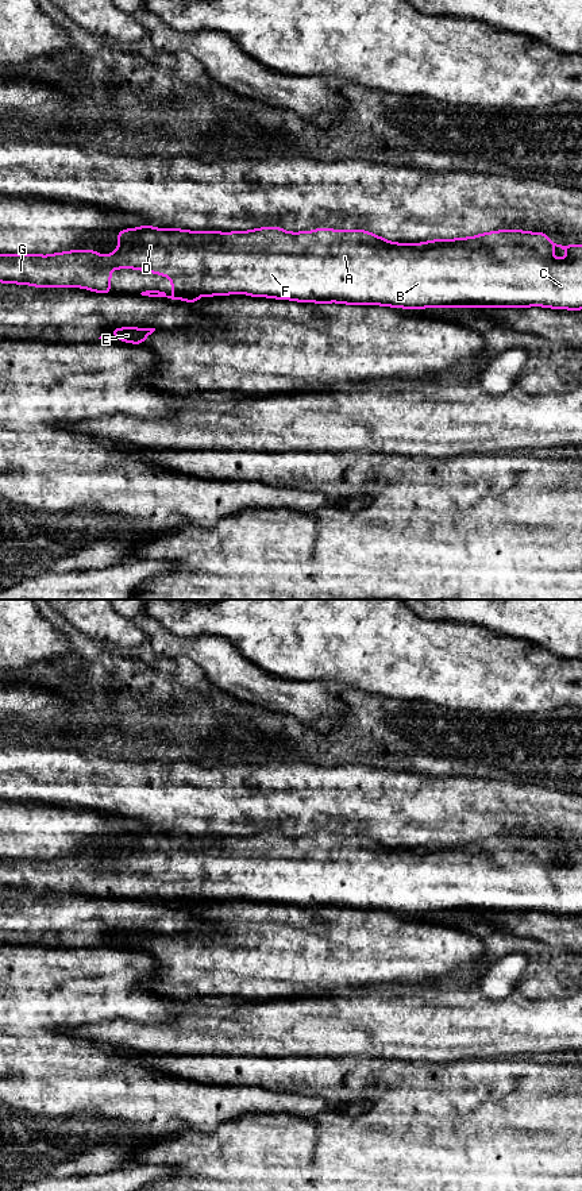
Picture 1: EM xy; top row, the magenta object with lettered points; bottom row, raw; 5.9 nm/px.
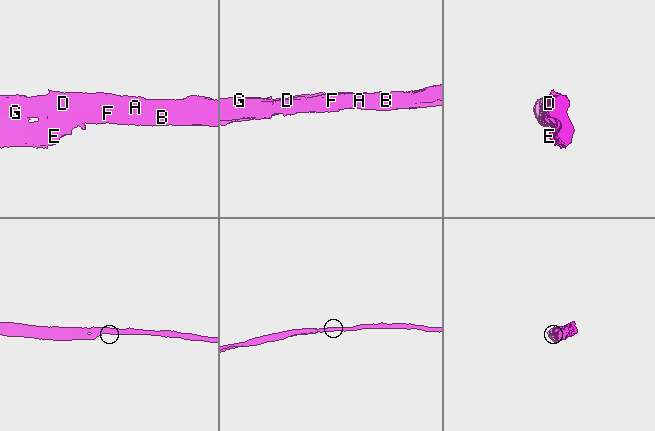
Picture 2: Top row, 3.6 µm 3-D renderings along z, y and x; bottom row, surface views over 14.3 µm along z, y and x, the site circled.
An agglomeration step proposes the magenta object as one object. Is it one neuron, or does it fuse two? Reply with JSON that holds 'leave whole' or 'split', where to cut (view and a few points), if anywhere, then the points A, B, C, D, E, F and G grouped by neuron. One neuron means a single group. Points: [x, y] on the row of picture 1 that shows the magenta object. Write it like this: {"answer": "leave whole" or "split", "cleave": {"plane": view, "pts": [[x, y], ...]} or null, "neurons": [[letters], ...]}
{"answer": "split", "cleave": {"plane": "xy", "pts": [[176, 290], [196, 290], [204, 295]]}, "neurons": [["A", "B", "C", "D", "F", "G"], ["E"]]}

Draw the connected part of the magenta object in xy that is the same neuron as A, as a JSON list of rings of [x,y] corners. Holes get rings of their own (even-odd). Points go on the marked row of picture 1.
[[[149,223],[139,228],[126,228],[115,234],[119,246],[111,255],[96,250],[73,250],[51,255],[0,254],[0,282],[32,285],[35,288],[84,288],[111,294],[113,269],[136,269],[170,277],[176,292],[196,290],[204,296],[243,293],[300,302],[339,302],[348,305],[383,305],[405,309],[423,308],[527,308],[582,309],[582,246],[556,244],[544,232],[501,230],[470,238],[435,239],[416,244],[394,243],[363,230],[329,230],[288,232],[281,227],[261,227],[250,231],[201,231],[153,228]],[[554,247],[568,253],[564,259],[554,258]]]

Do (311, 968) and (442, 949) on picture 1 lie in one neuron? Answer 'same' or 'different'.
same

